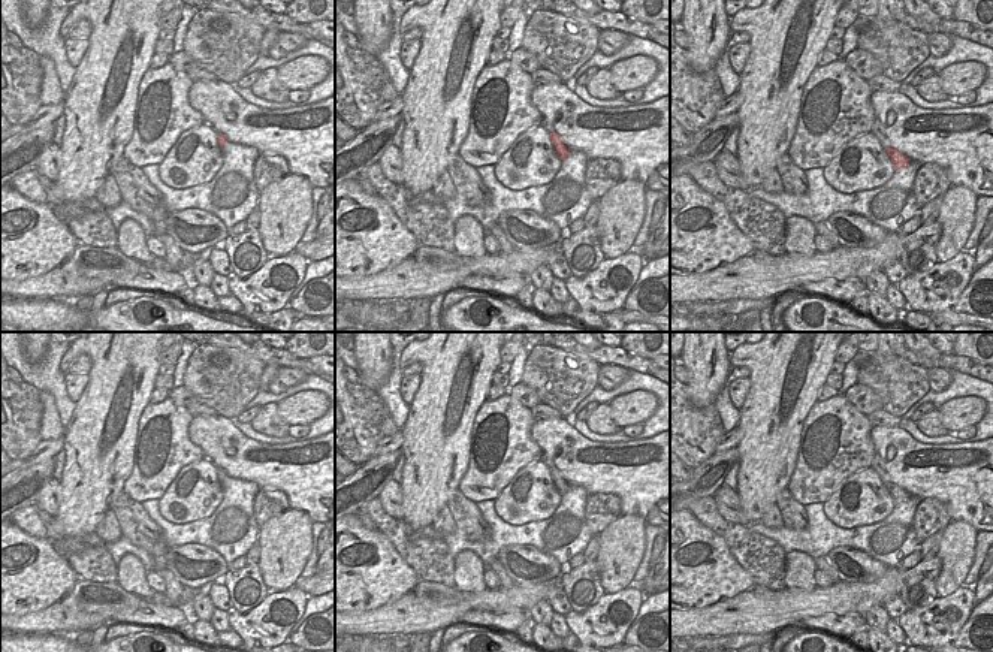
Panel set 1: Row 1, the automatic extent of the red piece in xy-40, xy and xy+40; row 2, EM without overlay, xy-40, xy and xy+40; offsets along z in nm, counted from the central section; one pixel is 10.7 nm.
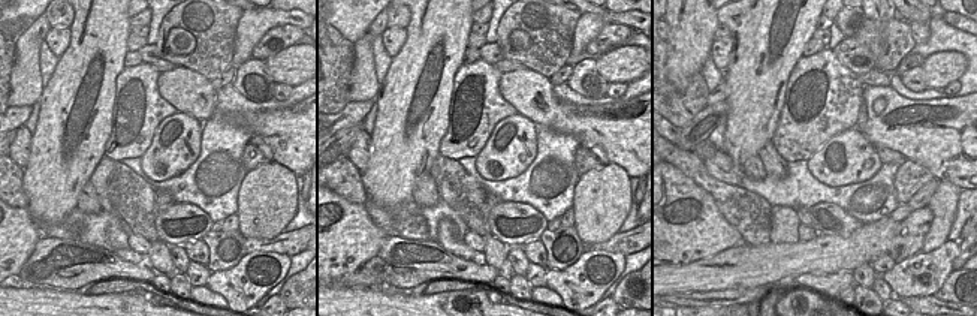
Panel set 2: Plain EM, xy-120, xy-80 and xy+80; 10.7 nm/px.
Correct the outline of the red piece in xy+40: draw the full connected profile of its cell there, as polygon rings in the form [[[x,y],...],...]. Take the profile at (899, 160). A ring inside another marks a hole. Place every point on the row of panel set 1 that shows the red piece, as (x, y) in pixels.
[[[875,120],[875,126],[872,129],[872,133],[876,136],[876,139],[879,141],[879,144],[882,145],[882,148],[885,150],[885,153],[891,159],[891,162],[894,164],[894,170],[899,169],[899,167],[908,166],[908,163],[911,160],[905,154],[902,154],[900,151],[897,151],[896,148],[893,148],[890,145],[890,141],[885,136],[884,126],[876,120]]]

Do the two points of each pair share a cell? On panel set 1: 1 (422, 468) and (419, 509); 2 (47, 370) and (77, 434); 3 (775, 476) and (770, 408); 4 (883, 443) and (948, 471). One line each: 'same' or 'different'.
1: same
2: different
3: same
4: same

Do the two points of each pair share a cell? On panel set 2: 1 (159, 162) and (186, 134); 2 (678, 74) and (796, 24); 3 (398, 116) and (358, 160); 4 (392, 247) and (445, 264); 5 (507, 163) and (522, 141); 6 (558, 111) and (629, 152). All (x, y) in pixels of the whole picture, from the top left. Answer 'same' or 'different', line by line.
1: same
2: different
3: different
4: same
5: same
6: same

